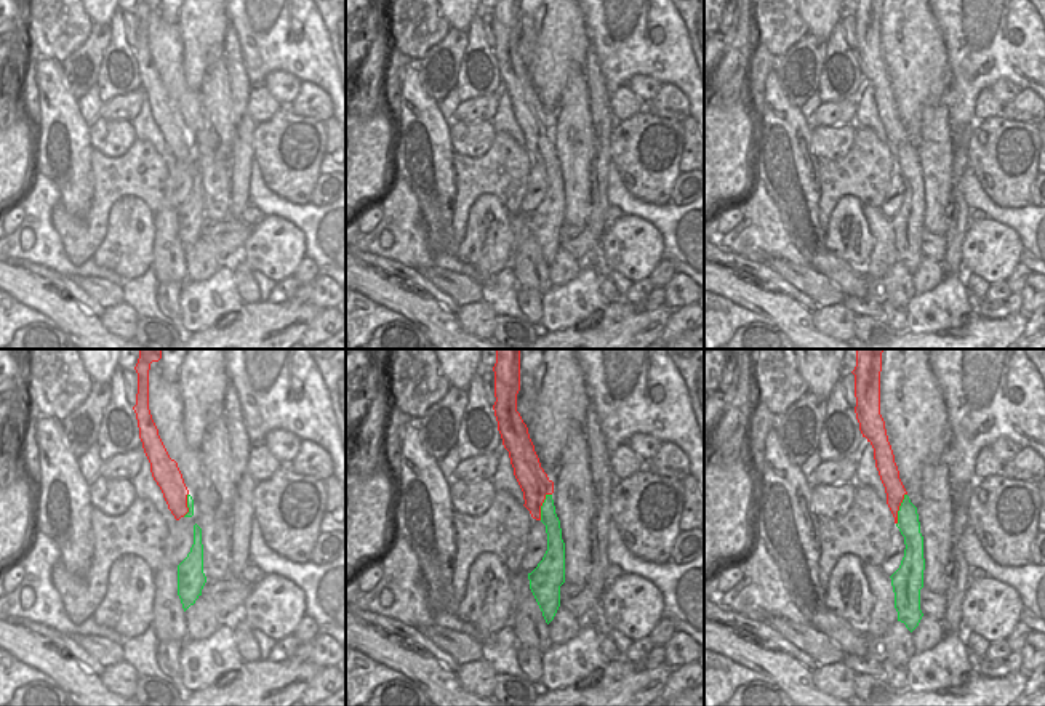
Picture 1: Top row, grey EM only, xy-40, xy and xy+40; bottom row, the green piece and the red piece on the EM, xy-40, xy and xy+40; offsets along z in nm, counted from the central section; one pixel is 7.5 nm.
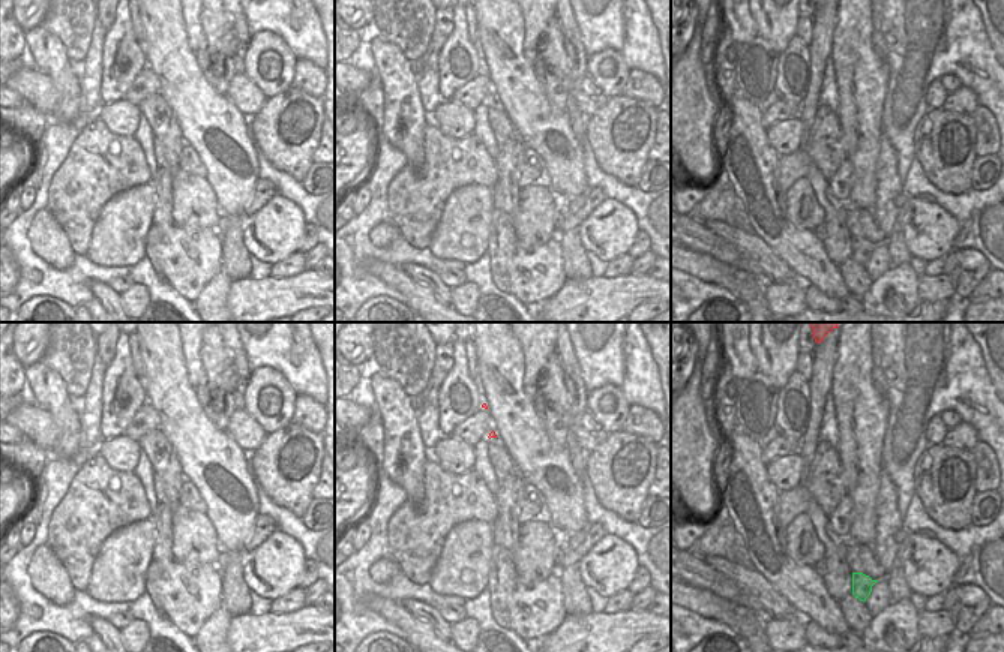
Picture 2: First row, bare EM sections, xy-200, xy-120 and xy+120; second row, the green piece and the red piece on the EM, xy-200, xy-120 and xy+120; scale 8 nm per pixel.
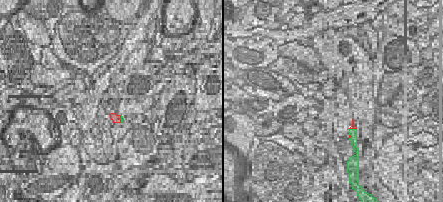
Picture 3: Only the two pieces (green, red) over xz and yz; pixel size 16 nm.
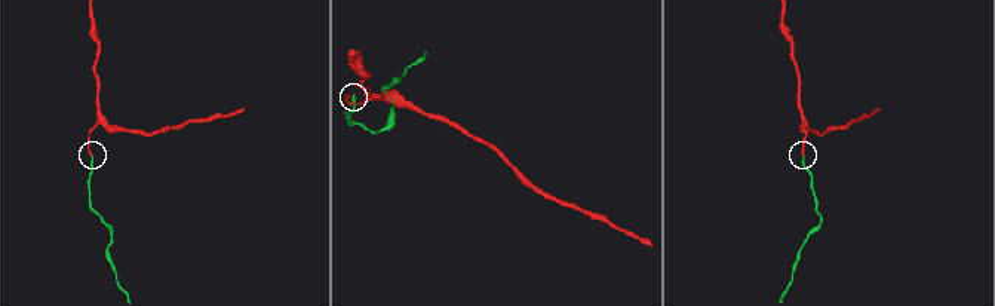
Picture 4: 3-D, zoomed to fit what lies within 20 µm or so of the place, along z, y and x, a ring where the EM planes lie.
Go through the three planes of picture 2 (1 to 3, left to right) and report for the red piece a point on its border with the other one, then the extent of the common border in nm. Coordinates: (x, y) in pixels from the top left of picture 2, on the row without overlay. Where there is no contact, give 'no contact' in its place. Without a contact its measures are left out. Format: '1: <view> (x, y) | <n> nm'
1: no contact
2: no contact
3: no contact

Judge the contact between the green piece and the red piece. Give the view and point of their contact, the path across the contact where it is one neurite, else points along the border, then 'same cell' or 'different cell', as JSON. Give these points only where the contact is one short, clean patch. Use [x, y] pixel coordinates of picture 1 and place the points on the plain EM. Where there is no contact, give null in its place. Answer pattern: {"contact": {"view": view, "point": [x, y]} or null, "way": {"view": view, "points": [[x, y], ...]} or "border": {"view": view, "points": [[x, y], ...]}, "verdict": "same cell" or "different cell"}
{"contact": {"view": "xy+40", "point": [900, 151]}, "way": {"view": "xy+40", "points": [[908, 160], [900, 151], [895, 132]]}, "verdict": "same cell"}

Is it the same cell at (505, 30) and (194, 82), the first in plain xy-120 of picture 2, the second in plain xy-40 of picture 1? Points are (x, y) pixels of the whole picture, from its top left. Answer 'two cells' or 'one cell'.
two cells

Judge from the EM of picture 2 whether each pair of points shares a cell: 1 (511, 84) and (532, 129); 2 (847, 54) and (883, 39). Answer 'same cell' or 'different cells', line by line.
1: same cell
2: different cells

